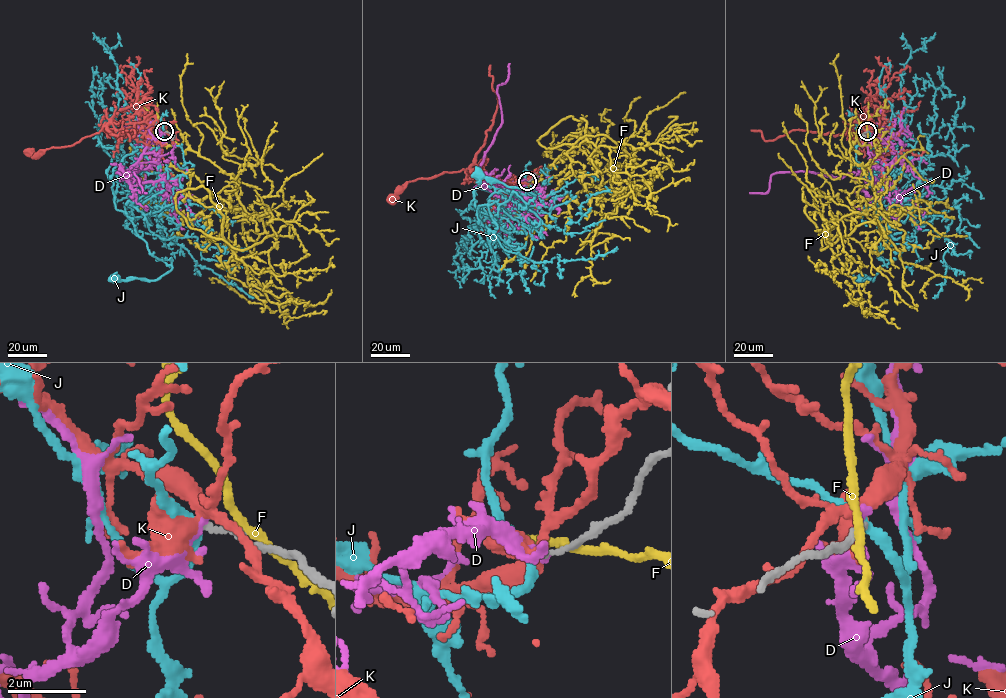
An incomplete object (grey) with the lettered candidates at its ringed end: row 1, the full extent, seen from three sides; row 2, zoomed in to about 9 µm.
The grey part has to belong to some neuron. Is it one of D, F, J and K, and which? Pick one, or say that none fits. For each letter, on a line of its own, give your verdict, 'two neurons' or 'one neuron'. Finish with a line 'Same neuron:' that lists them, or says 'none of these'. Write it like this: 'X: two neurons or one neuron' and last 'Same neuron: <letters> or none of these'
D: two neurons
F: two neurons
J: one neuron
K: two neurons
Same neuron: J

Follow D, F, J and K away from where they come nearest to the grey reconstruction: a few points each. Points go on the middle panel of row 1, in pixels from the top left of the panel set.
D: (527, 181), (518, 184), (512, 197), (480, 171), (501, 123), (497, 87), (508, 79), (510, 63)
F: (529, 181), (587, 150), (601, 190), (651, 183), (586, 135), (572, 146), (607, 146), (614, 173), (694, 159)
J: (527, 181), (512, 200), (476, 188), (477, 209), (503, 204), (514, 192), (527, 203), (535, 195), (478, 174)
K: (527, 181), (510, 183), (468, 168), (408, 181), (392, 198)

